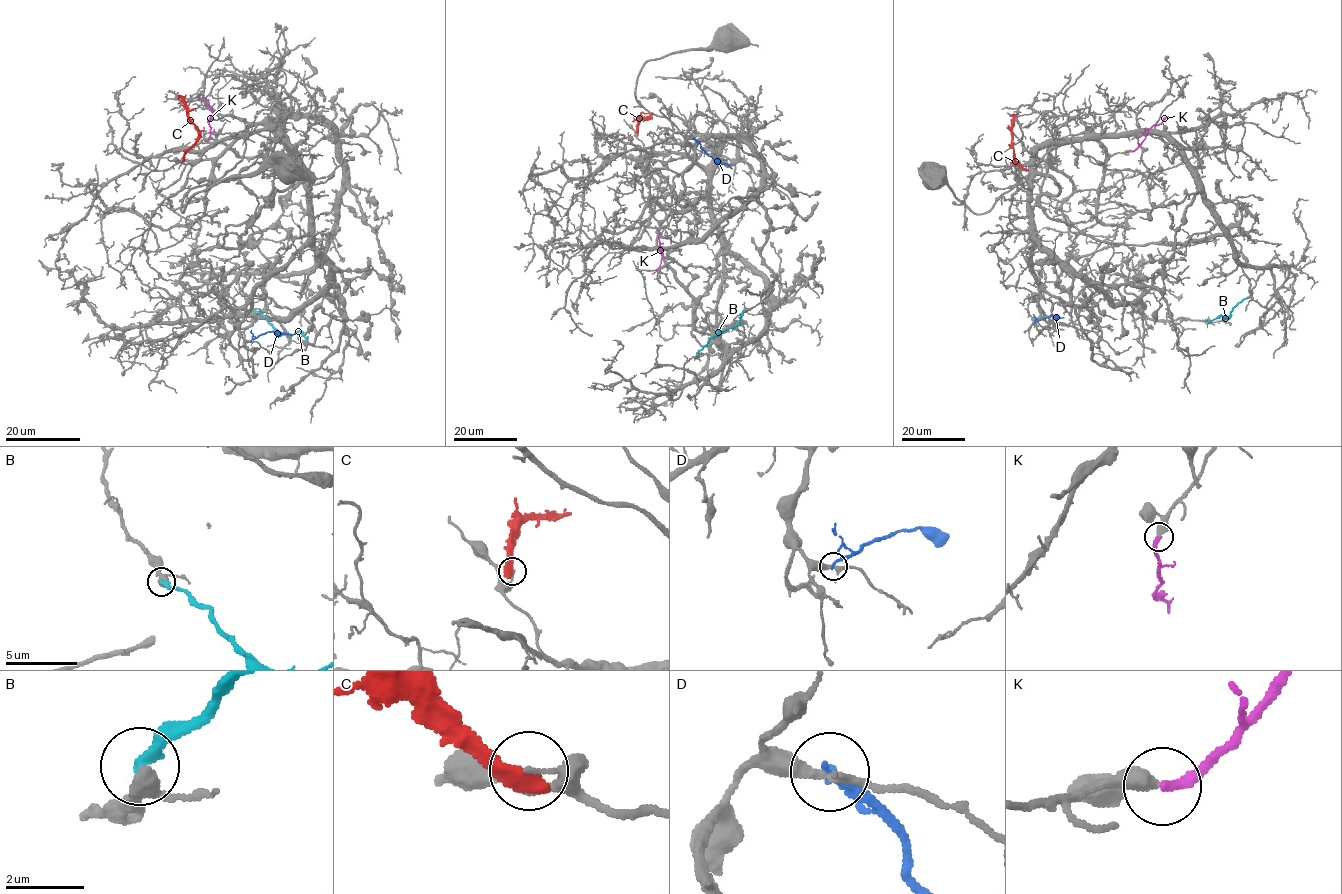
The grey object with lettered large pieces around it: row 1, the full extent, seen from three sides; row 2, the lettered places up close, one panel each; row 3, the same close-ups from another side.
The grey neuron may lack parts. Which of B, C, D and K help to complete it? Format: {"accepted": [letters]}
{"accepted": ["K"]}

